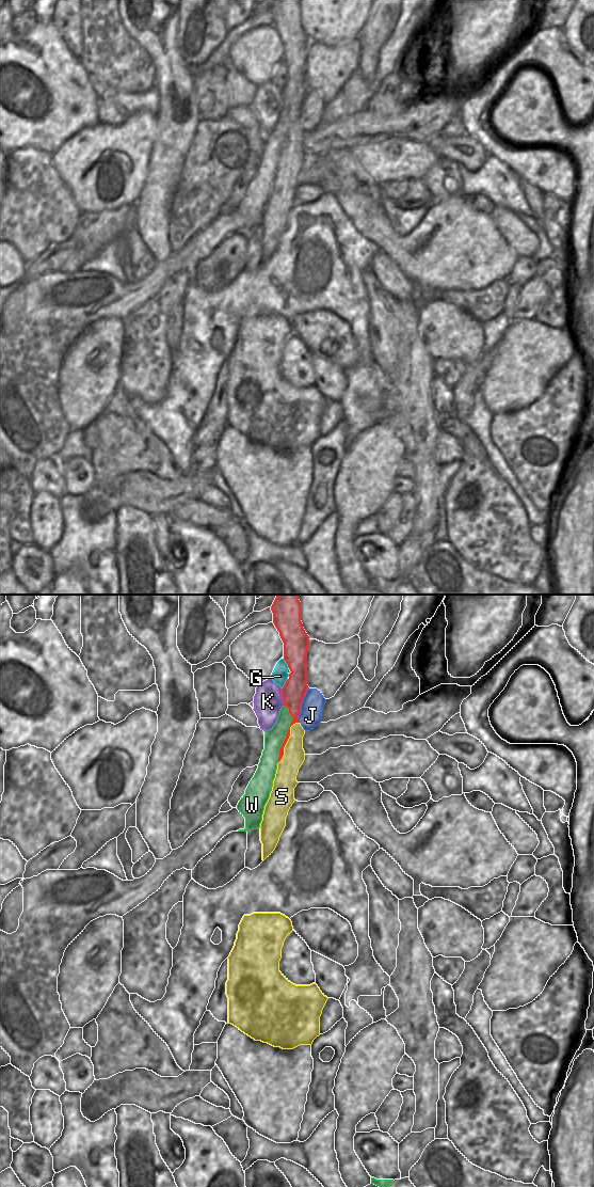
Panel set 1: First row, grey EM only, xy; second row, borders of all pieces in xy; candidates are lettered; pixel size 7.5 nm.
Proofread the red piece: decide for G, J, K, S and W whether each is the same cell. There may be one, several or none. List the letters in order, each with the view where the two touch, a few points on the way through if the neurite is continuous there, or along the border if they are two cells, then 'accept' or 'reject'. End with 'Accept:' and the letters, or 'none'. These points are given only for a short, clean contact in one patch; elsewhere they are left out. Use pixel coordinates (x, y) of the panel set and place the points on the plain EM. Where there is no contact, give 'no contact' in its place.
G: meets red in xy; reject
J: meets red in xy; border along xy (308, 90), (301, 107), (299, 124); reject
K: meets red in xy; reject
S: meets red in xy; reject
W: meets red in xy; accept
Accept: W

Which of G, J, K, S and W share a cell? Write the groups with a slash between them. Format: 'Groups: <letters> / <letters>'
Groups: G / J / K / S / W

